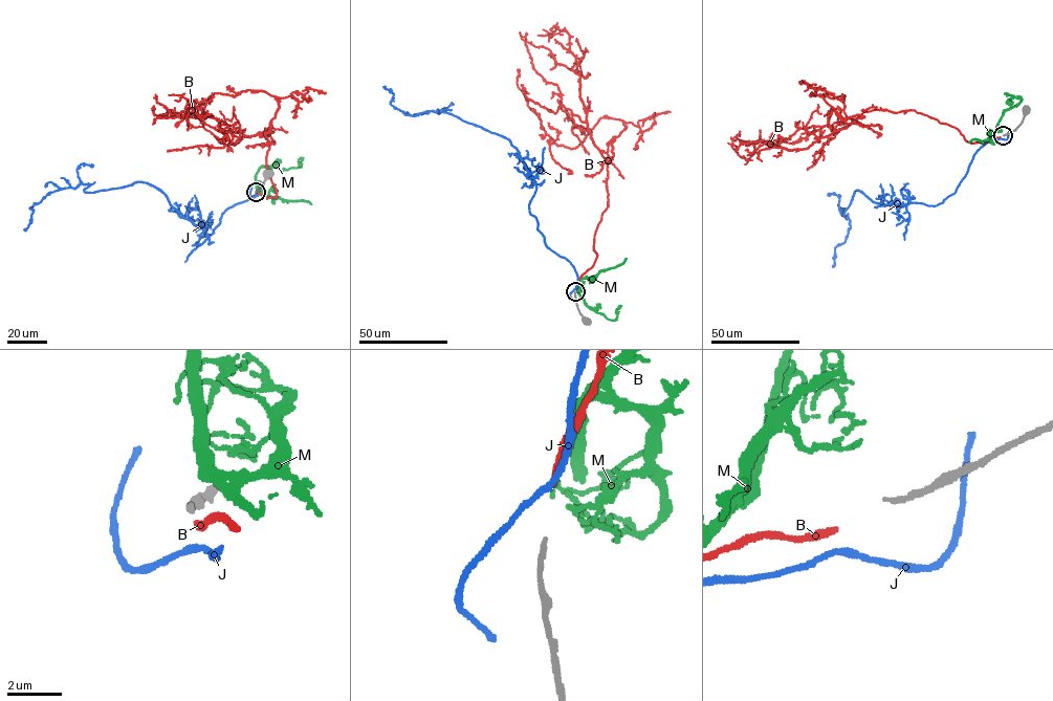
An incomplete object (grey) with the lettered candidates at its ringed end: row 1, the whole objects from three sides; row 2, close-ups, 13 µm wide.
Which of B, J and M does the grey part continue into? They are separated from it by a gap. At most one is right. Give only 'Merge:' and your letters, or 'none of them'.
Merge: B

